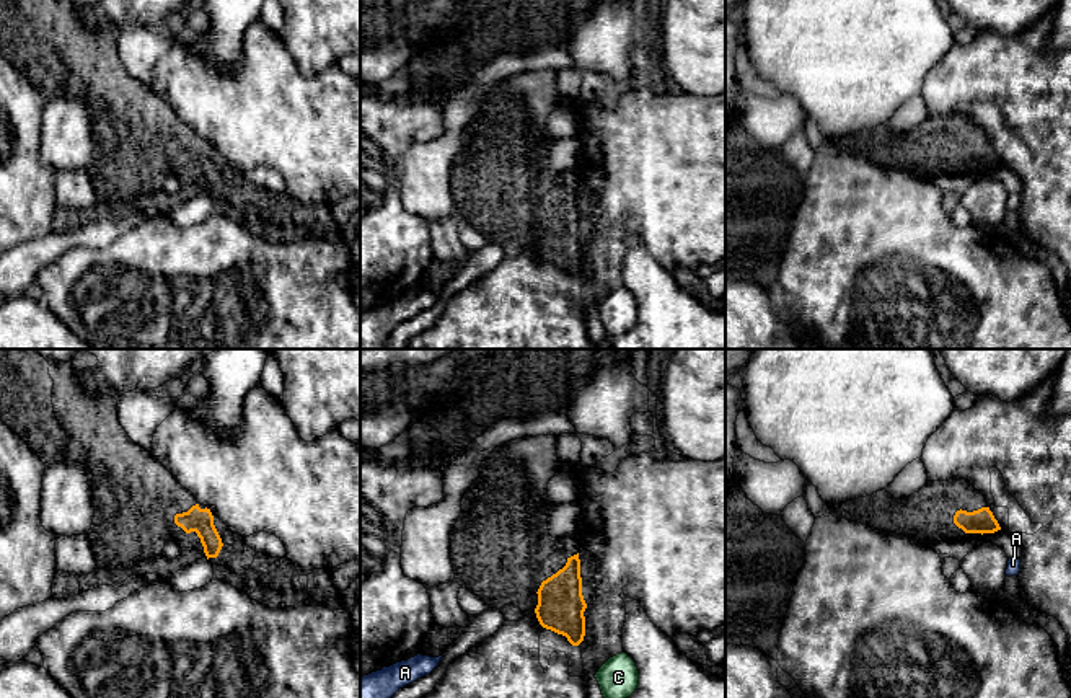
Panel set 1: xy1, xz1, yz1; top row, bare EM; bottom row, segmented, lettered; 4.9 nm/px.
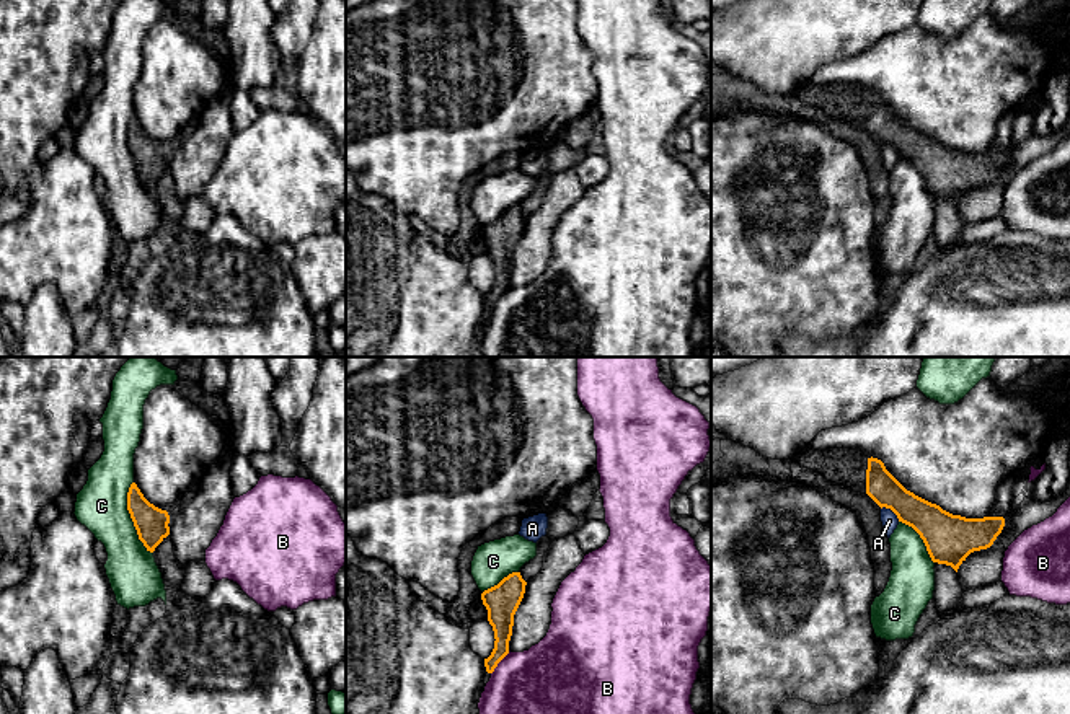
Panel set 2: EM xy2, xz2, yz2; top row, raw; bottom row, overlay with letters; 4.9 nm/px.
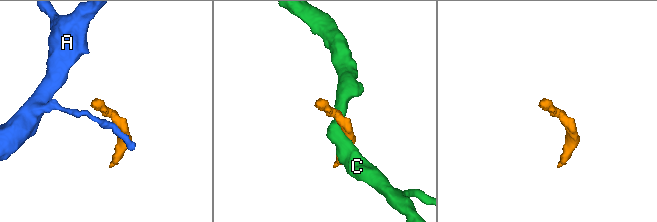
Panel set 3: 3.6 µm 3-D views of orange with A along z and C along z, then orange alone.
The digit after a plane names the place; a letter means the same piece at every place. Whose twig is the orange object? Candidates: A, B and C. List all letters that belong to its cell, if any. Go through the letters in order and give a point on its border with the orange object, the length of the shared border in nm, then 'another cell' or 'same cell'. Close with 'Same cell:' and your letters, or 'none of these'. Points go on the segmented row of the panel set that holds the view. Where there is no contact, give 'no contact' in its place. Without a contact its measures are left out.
A: yz2 (891, 509) | 120 nm | another cell
B: xz2 (499, 661) | 150 nm | another cell
C: xy2 (131, 517) | 380 nm | another cell
Same cell: none of these

